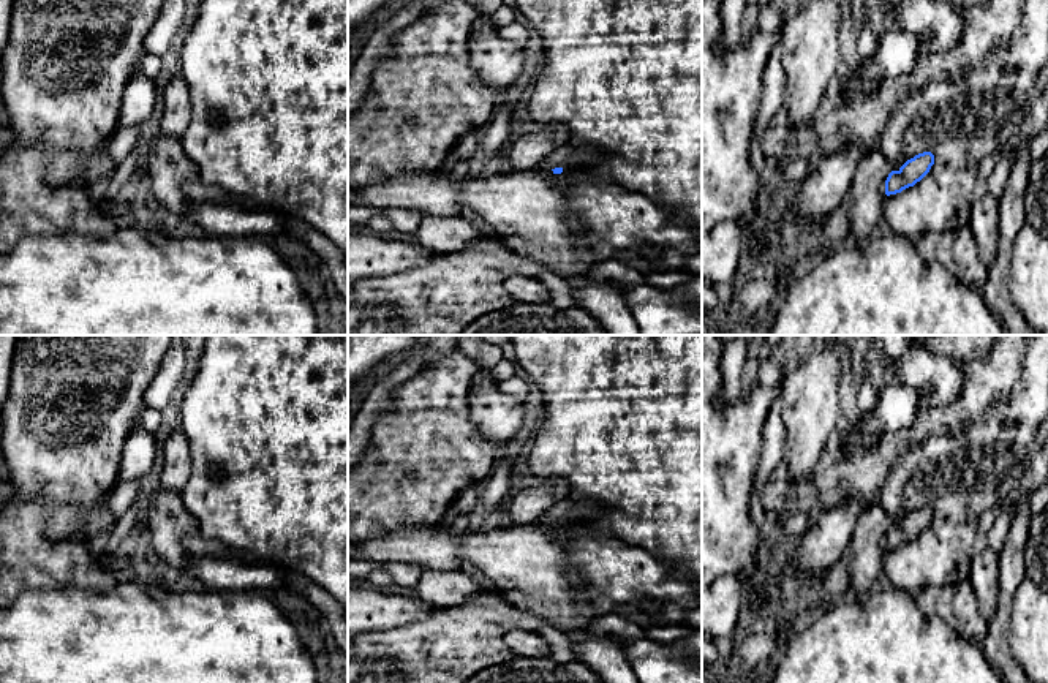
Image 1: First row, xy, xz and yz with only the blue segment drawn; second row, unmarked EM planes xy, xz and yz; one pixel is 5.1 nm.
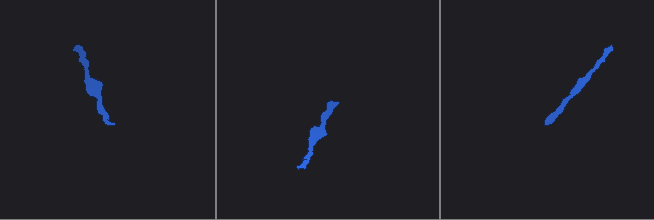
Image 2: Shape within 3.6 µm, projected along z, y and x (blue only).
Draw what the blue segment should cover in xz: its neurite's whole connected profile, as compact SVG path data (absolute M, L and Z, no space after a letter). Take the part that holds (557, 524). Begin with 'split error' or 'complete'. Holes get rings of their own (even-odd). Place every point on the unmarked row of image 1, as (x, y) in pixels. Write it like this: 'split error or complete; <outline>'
split error; M566 498L553 504L542 514L542 519L550 522L553 528L561 528L567 522L586 520L604 512L604 504L598 500L572 501Z

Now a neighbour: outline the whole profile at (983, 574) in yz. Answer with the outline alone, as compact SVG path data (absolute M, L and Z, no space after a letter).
M985 549L971 561L969 580L977 596L980 613L990 620L996 612L999 579L999 553L993 549Z

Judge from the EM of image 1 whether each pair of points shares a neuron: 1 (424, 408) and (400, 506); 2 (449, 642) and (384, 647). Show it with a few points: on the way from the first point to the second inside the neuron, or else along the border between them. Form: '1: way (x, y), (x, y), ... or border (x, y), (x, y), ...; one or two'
1: way (424, 432), (424, 452), (416, 467), (400, 483); one
2: way (433, 647), (400, 647); one

